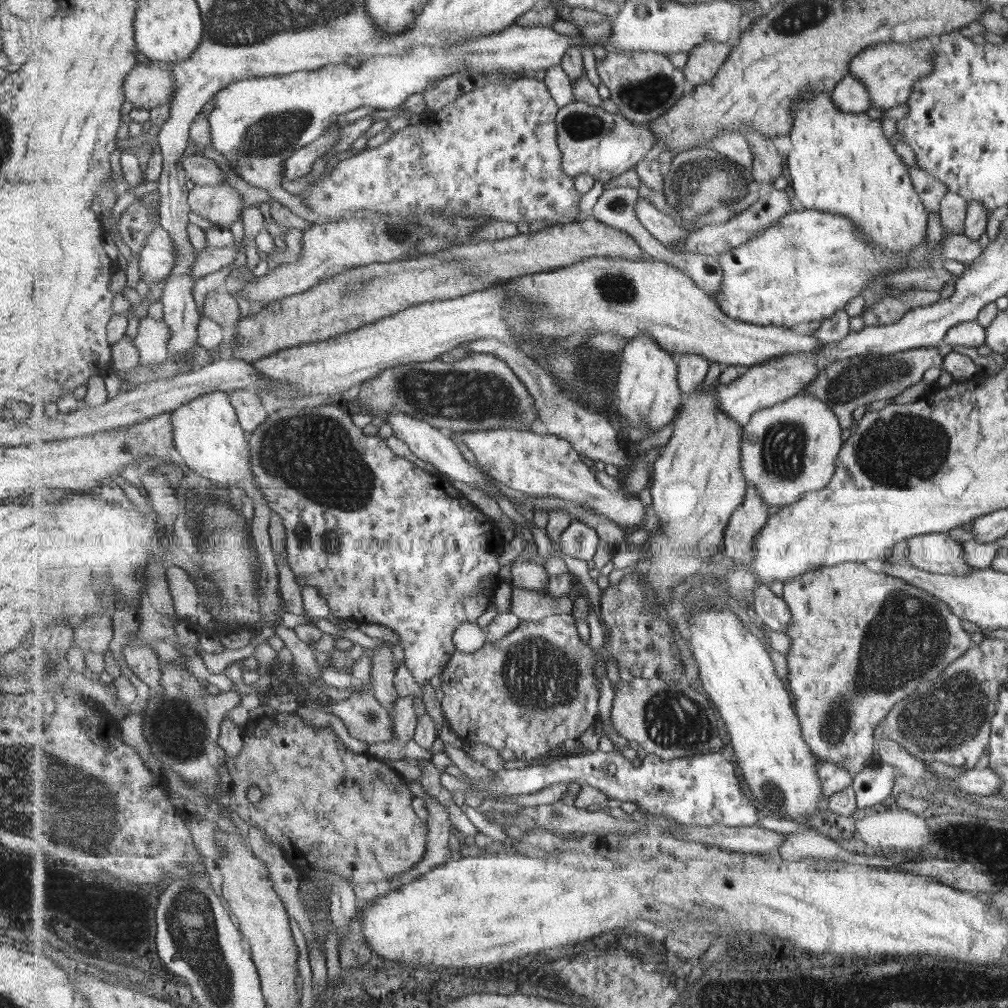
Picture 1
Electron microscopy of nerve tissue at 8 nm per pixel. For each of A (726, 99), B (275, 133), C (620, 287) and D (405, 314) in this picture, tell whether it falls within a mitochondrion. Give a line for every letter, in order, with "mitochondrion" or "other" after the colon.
A: other
B: mitochondrion
C: mitochondrion
D: other

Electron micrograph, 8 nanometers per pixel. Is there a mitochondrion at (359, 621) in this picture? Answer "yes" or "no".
no

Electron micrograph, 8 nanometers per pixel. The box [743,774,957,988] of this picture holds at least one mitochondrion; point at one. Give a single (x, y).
(767, 788)

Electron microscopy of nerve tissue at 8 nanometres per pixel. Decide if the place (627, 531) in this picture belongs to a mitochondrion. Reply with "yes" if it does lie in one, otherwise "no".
no

